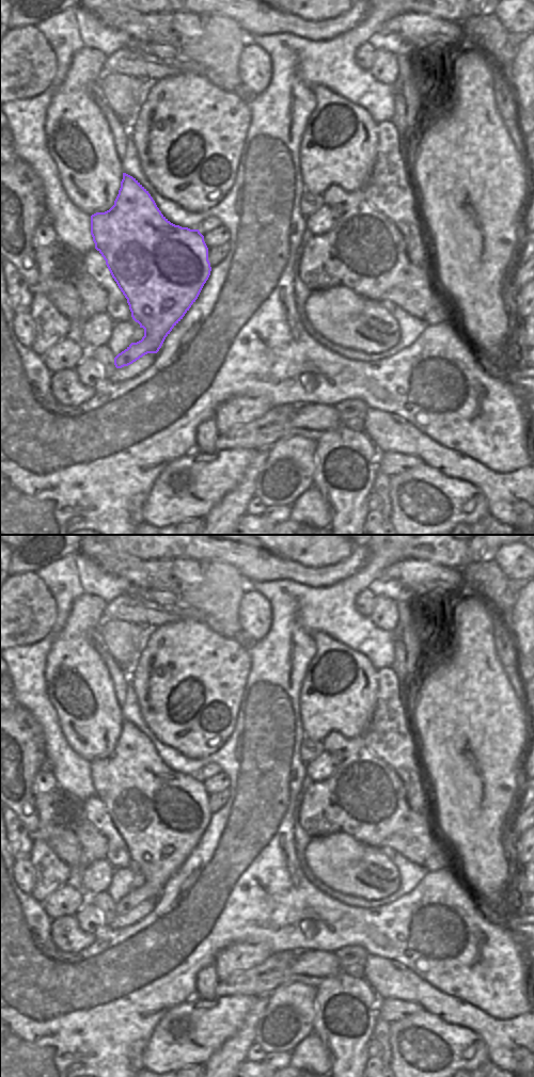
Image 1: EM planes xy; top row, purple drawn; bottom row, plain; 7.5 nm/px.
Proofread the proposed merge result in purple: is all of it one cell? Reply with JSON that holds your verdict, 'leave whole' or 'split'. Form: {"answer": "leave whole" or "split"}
{"answer": "leave whole"}

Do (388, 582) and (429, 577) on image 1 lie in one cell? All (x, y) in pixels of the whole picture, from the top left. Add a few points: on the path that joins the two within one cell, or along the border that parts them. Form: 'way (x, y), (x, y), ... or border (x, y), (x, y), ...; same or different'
way (398, 581), (406, 577), (419, 577); same

